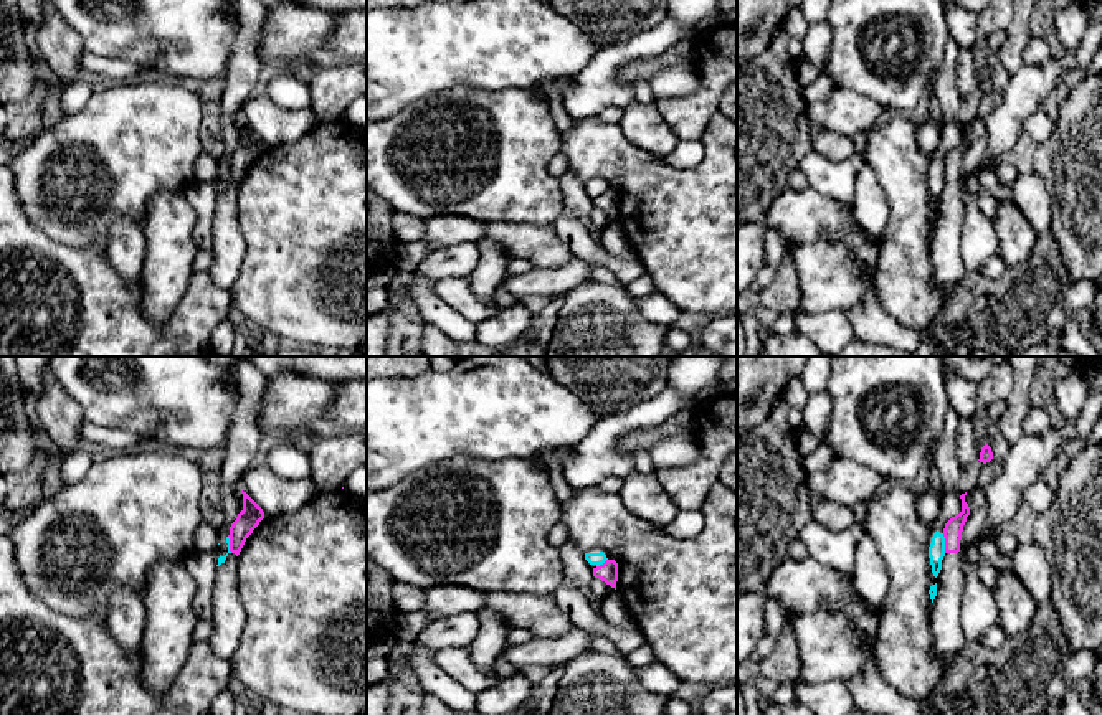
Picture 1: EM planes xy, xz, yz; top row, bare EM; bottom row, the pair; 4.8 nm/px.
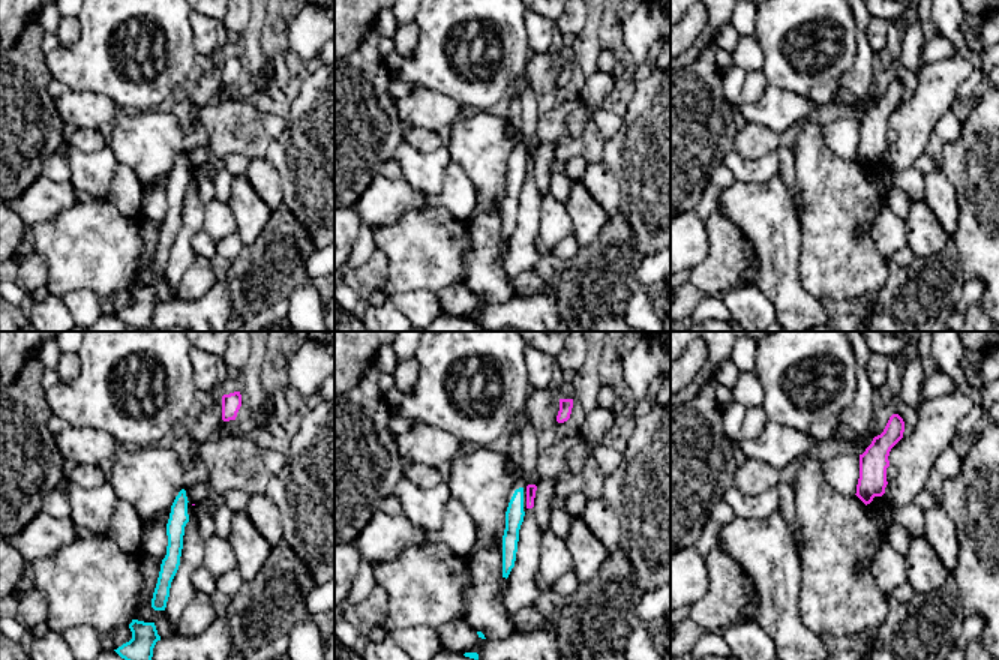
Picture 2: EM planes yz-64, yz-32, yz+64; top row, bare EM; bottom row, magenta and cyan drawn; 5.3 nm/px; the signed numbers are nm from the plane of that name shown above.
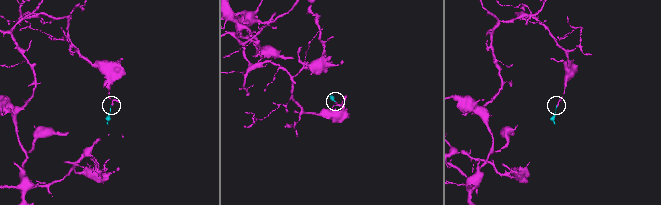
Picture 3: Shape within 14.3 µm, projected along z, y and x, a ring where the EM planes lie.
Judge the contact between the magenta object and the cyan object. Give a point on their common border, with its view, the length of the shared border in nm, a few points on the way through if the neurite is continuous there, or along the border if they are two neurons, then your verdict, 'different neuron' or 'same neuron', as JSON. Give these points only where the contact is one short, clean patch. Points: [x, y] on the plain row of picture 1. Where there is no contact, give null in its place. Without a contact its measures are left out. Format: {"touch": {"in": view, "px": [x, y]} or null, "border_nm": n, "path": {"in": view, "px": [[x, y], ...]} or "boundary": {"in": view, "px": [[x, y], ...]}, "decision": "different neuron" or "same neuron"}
{"touch": {"in": "yz", "px": [945, 174]}, "border_nm": 100, "boundary": {"in": "yz", "px": [[942, 164], [945, 182]]}, "decision": "different neuron"}

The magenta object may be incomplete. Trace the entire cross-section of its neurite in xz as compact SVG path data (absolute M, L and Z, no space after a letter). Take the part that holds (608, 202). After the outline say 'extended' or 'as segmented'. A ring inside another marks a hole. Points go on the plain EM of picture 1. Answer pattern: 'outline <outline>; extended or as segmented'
outline M606 190L603 195L593 198L593 206L616 220L618 193L615 190Z; as segmented

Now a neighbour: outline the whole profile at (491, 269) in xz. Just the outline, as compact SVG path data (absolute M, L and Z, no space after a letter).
M482 239L477 244L479 263L466 281L477 299L491 301L507 276L512 258L494 241Z

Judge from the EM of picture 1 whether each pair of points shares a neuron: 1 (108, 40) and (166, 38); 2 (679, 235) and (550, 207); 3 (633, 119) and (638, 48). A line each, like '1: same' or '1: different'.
1: same
2: different
3: different

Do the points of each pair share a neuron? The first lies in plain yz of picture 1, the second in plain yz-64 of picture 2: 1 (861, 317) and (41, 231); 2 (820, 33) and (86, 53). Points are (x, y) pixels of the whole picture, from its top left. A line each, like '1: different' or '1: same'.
1: different
2: different

